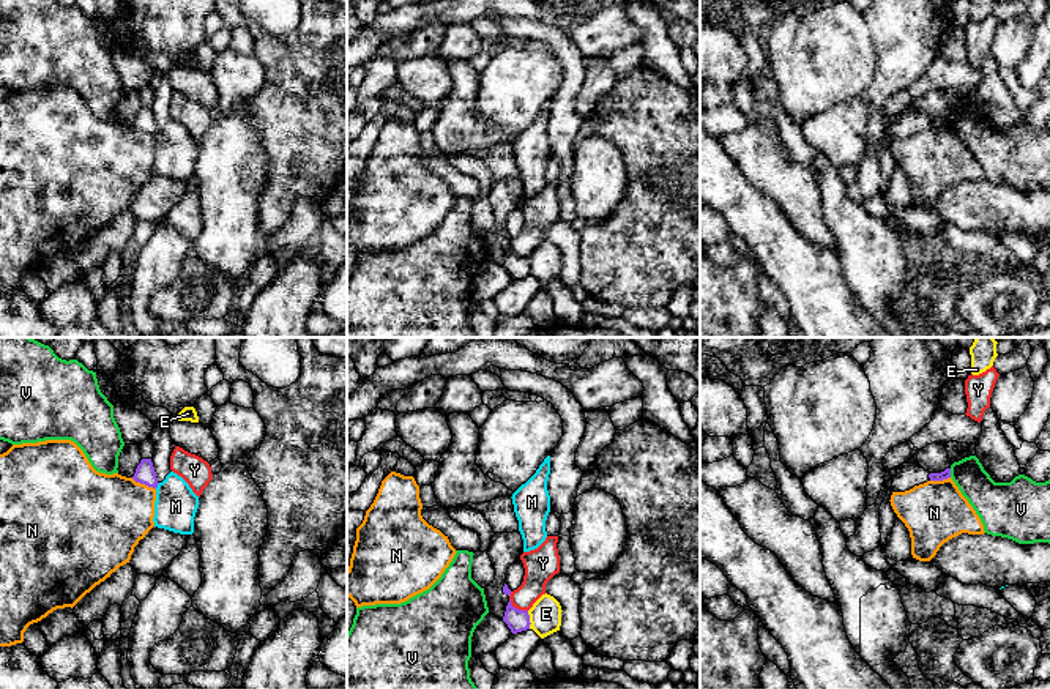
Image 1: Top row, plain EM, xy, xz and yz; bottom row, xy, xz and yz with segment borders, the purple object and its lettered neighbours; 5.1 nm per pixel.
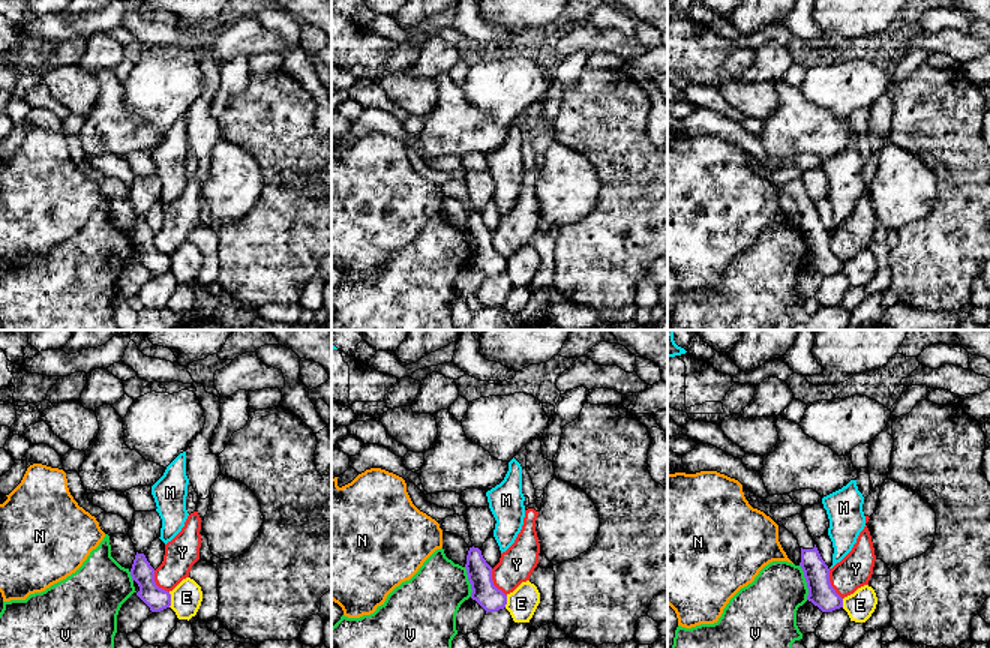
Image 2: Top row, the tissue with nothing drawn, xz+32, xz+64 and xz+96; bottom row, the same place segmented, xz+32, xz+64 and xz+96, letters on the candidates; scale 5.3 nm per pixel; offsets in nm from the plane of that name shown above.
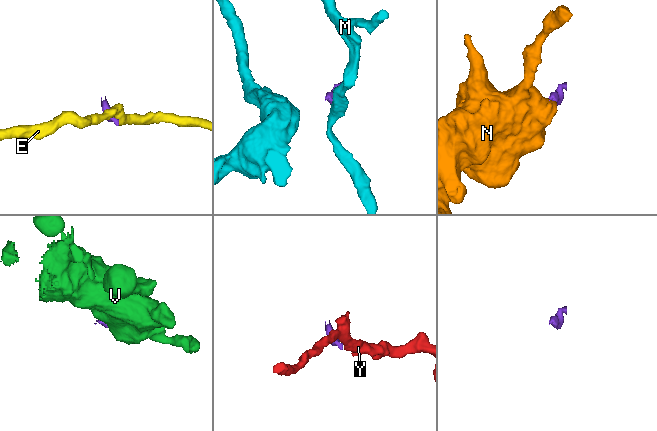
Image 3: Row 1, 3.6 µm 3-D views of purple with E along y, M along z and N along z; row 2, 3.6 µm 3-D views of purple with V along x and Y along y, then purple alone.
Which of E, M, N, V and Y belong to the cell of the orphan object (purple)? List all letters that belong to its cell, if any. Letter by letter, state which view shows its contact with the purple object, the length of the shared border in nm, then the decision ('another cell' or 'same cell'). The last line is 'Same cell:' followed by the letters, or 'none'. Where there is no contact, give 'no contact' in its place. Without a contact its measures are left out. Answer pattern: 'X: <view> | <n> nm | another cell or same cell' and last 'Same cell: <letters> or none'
E: xz | 90 nm | another cell
M: xy | 40 nm | another cell
N: xy | 140 nm | another cell
V: yz | 50 nm | another cell
Y: xz | 140 nm | another cell
Same cell: none

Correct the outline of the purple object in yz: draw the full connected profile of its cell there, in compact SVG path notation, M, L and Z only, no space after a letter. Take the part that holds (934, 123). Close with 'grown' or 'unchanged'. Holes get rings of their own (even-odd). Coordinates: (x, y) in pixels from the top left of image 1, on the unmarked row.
M902 110L894 125L892 136L894 139L905 139L927 128L943 128L948 125L951 125L951 115L941 120L929 120L918 110Z; grown

